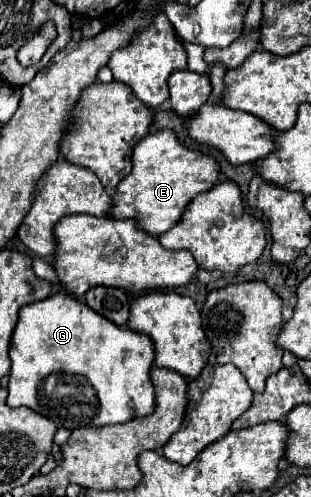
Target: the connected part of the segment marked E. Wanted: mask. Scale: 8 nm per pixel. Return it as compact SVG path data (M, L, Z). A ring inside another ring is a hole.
M172 129L154 131L144 137L132 153L134 169L128 177L118 183L118 191L112 197L112 217L136 219L150 235L162 235L182 219L192 199L200 193L210 191L218 177L220 165L214 157L182 145Z

